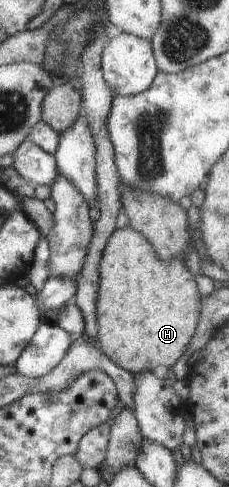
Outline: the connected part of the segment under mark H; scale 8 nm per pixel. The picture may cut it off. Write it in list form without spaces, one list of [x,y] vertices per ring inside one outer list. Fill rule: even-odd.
[[[131,226],[116,228],[106,241],[98,272],[100,277],[96,316],[98,325],[98,347],[119,367],[133,375],[151,372],[158,365],[165,367],[183,362],[189,340],[196,332],[200,320],[202,295],[195,276],[183,260],[173,258],[163,261],[156,256],[156,249],[141,233]]]

